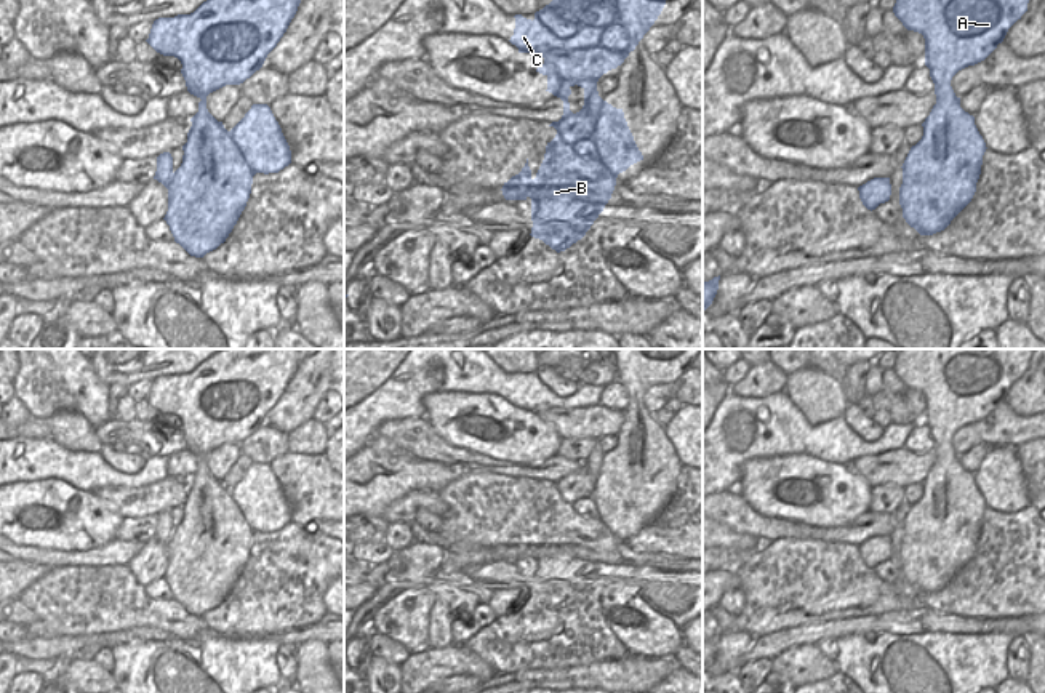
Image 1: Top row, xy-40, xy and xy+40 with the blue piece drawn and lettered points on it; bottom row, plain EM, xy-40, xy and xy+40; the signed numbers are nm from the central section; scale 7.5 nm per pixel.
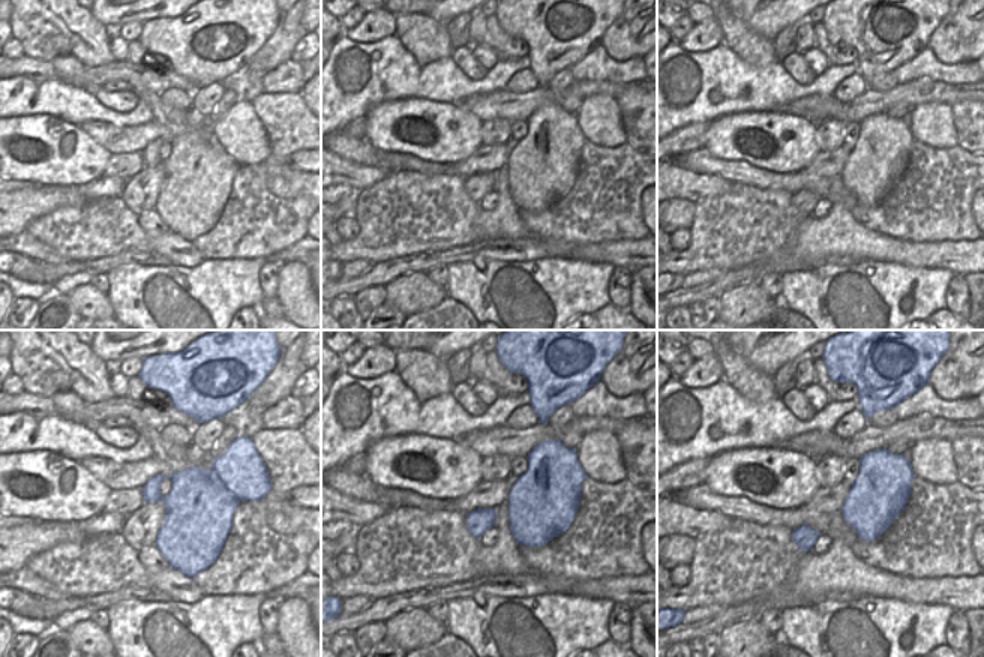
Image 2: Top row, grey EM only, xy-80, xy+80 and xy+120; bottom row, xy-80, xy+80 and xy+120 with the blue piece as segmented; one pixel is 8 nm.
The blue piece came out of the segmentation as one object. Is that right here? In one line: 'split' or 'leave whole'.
leave whole

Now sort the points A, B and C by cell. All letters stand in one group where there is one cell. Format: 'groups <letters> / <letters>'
groups A B C

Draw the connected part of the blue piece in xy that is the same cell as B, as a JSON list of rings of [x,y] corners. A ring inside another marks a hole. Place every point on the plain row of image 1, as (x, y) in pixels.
[[[568,349],[536,370],[533,379],[522,373],[514,375],[515,387],[509,400],[518,407],[518,411],[533,411],[544,416],[544,423],[539,424],[536,431],[547,435],[546,450],[563,459],[563,474],[559,480],[549,483],[557,488],[557,493],[546,504],[544,519],[536,536],[531,536],[527,517],[522,530],[504,541],[501,549],[506,559],[531,557],[533,586],[530,594],[543,599],[557,611],[565,610],[586,594],[611,557],[618,533],[643,519],[627,485],[623,467],[613,466],[599,455],[597,440],[603,432],[621,424],[629,411],[635,408],[661,373],[667,359],[667,351],[669,349]],[[575,443],[584,448],[584,464],[576,472],[570,469],[568,461],[568,455],[571,453],[570,447]]]

